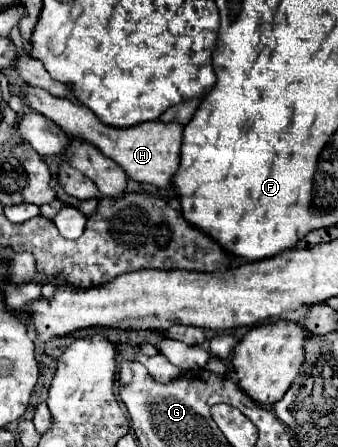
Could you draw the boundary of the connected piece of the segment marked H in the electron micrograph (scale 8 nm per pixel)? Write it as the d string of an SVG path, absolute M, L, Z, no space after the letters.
M20 88L24 94L24 100L30 108L50 118L54 124L58 124L70 138L80 138L86 142L92 142L100 152L104 152L108 158L112 158L116 164L120 164L126 174L136 182L148 182L162 190L170 190L172 178L180 166L180 148L182 148L182 128L174 122L162 124L162 122L142 122L130 128L114 128L98 120L98 116L88 110L82 104L76 104L68 98L56 98L40 88Z

